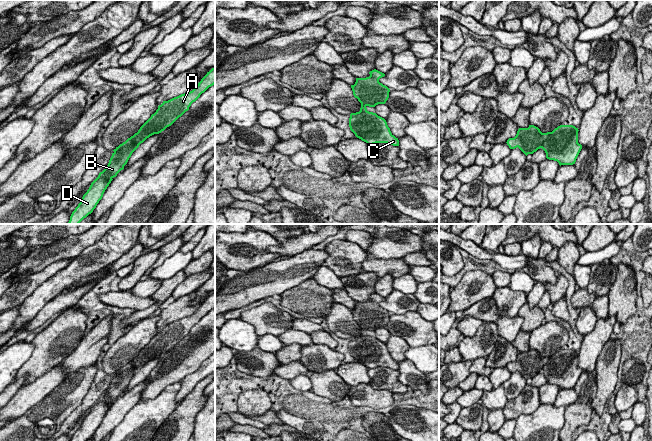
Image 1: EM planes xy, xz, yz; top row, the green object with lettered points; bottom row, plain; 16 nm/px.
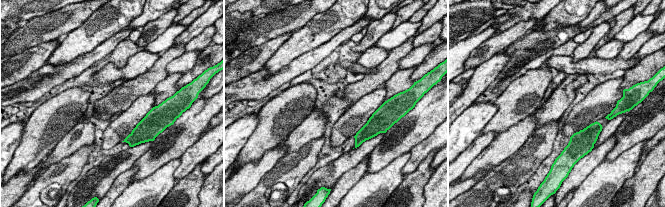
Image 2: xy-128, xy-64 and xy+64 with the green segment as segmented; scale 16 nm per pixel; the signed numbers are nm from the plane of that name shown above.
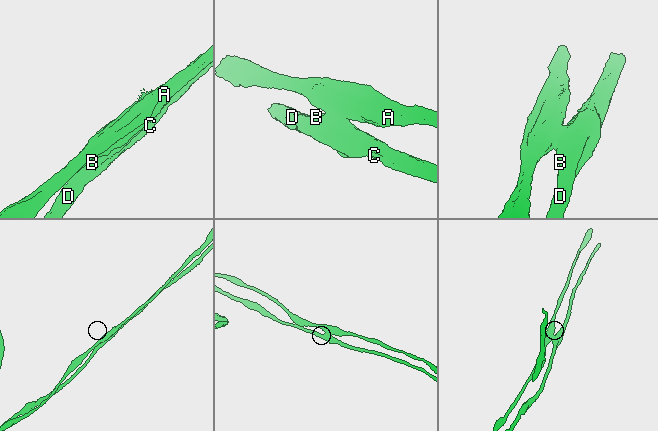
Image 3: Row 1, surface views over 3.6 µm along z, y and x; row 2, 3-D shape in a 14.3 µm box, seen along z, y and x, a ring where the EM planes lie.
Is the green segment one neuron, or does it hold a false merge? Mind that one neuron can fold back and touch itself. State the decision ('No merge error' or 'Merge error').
Merge error

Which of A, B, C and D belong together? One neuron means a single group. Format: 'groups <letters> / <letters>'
groups A / B C D

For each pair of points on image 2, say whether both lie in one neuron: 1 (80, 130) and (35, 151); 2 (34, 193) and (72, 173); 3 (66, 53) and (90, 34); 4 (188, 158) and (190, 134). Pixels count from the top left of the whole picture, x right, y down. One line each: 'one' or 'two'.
1: two
2: one
3: one
4: two

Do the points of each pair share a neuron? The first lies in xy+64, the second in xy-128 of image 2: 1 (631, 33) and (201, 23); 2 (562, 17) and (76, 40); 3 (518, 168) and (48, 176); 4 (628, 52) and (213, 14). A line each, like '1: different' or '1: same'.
1: different
2: same
3: same
4: different

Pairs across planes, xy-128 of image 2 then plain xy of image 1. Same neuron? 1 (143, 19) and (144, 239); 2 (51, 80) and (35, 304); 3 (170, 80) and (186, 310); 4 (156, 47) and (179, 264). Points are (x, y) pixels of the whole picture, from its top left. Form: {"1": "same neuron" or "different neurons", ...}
{"1": "same neuron", "2": "different neurons", "3": "same neuron", "4": "same neuron"}

